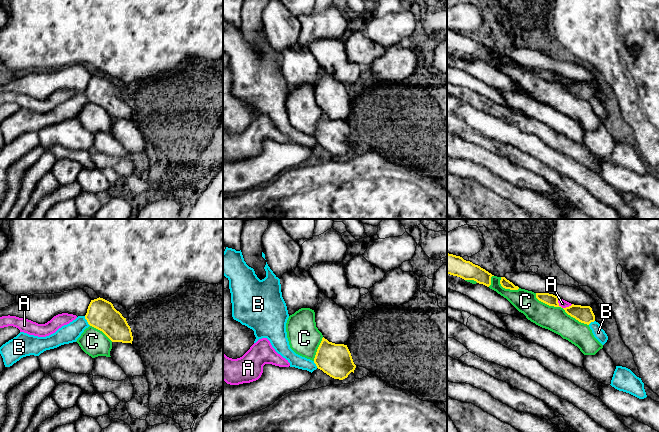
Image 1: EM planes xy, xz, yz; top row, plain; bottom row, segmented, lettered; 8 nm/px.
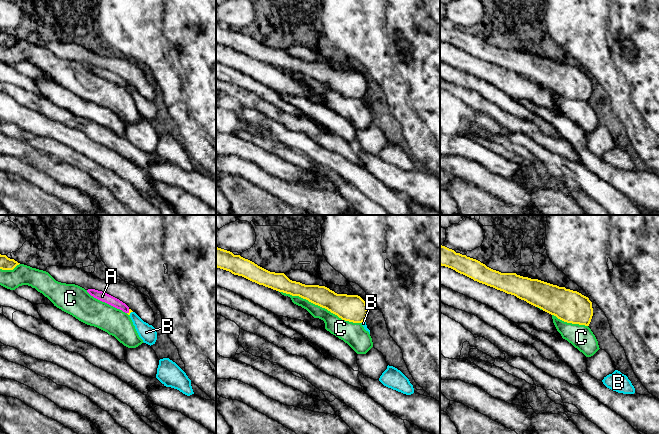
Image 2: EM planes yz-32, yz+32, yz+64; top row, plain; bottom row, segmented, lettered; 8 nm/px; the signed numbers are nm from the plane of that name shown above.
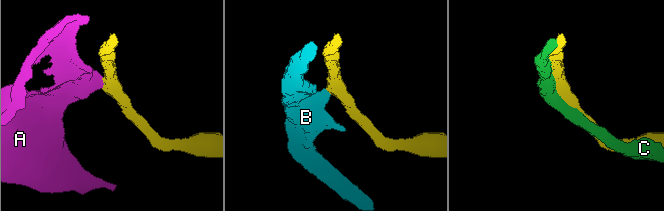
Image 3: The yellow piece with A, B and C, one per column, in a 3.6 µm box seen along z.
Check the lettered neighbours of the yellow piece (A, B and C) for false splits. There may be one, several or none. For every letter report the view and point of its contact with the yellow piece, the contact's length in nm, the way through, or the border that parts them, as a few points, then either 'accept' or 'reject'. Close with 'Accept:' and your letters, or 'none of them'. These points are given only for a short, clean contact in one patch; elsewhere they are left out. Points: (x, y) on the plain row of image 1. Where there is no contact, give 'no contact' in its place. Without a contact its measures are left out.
A: contact yz (563, 84); length 140 nm; border yz (557, 74), (557, 78), (562, 83), (568, 83), (572, 80); reject
B: contact xy (87, 97); length 90 nm; border xy (84, 92), (90, 101); reject
C: contact yz (560, 82); length 500 nm; reject
Accept: none of them

